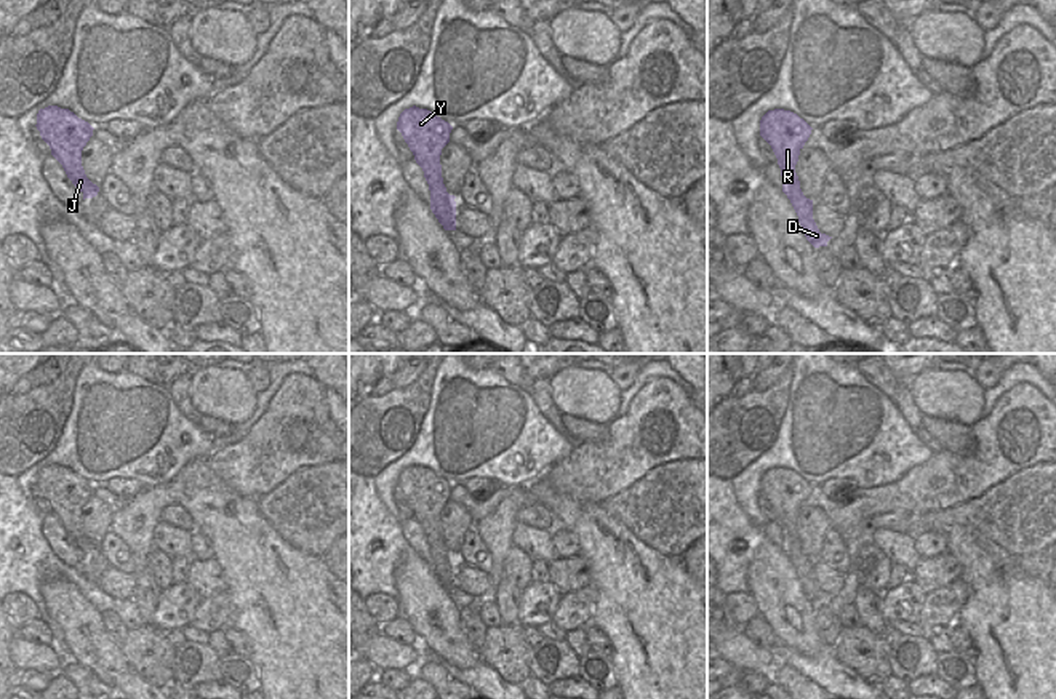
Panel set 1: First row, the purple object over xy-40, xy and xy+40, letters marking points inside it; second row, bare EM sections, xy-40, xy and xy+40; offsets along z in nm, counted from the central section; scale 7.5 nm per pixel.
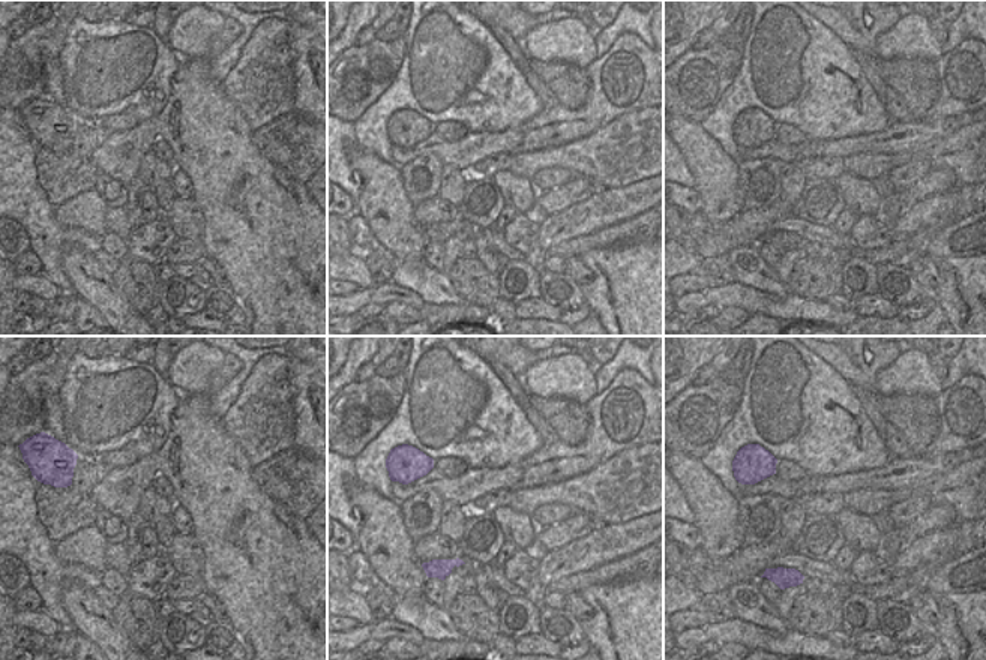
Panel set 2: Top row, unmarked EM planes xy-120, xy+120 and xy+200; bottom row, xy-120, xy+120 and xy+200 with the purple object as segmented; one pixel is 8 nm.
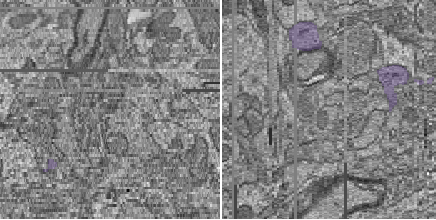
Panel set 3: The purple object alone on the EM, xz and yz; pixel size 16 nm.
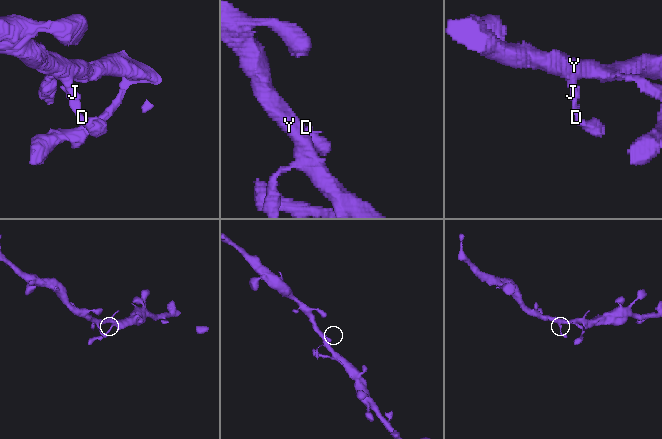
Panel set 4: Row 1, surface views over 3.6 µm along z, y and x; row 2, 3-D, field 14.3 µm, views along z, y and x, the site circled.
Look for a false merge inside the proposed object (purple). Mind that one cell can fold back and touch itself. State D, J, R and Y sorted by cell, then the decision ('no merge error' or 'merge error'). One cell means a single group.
D J R Y | no merge error

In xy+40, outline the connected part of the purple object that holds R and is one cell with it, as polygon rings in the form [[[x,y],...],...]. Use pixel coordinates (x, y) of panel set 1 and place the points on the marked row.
[[[784,109],[768,110],[760,120],[760,136],[771,146],[781,168],[782,192],[790,200],[806,240],[819,248],[827,246],[832,237],[819,232],[813,219],[813,200],[803,195],[795,173],[800,150],[811,130],[803,118]]]

